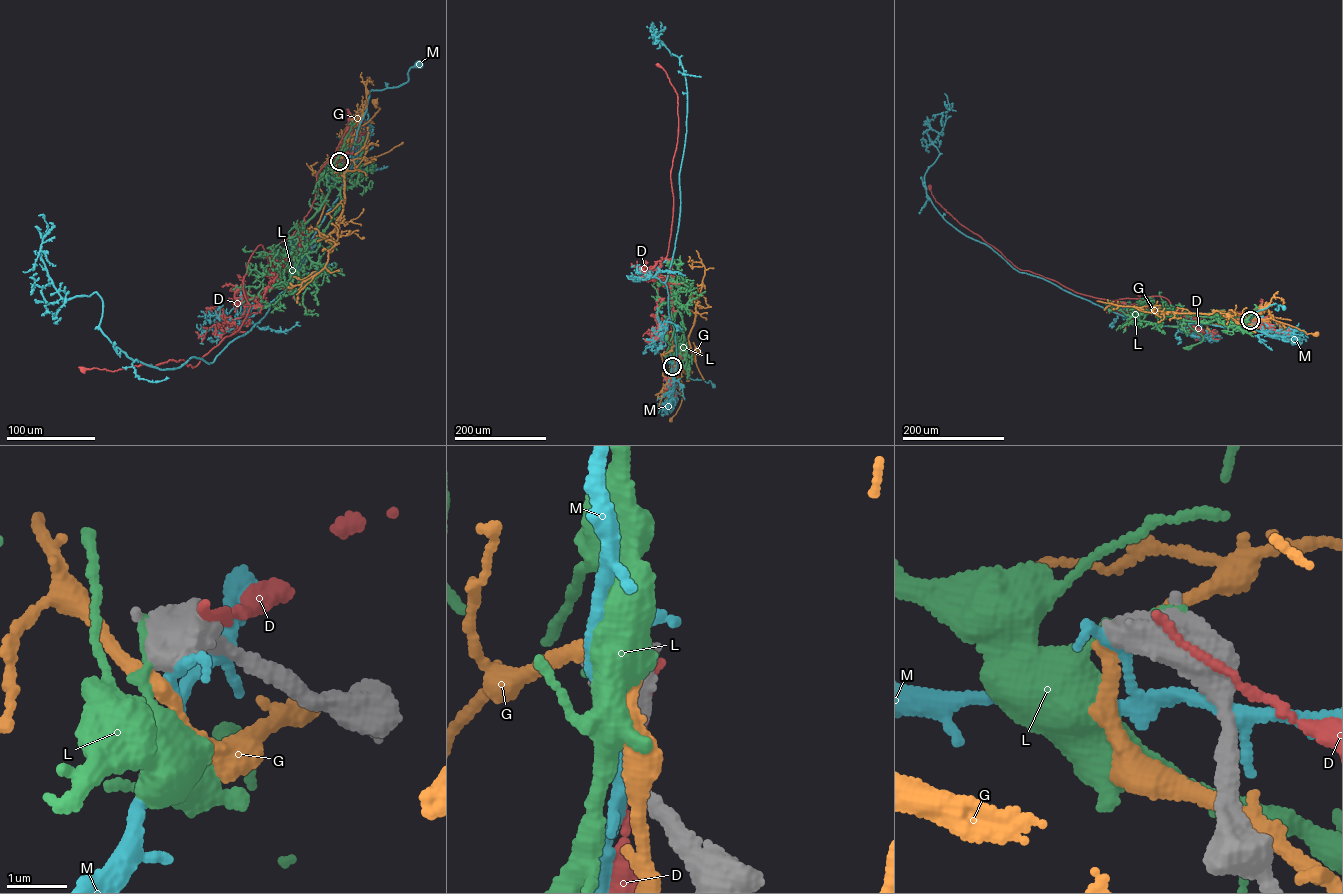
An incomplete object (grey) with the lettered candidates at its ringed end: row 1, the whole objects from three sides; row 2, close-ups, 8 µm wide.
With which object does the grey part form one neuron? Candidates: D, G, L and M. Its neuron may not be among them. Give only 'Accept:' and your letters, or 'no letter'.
Accept: no letter

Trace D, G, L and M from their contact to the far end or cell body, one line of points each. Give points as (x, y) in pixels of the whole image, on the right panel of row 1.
D: (1250, 320), (1256, 320), (1232, 310), (1187, 314), (1159, 296), (1094, 297), (1021, 270), (947, 212), (929, 186)
G: (1250, 320), (1253, 323), (1252, 319), (1271, 318), (1307, 334), (1317, 334)
L: (1250, 320), (1236, 316), (1229, 319), (1179, 314), (1176, 316), (1203, 338), (1187, 347)
M: (1250, 320), (1263, 332), (1241, 324), (1270, 305), (1277, 304), (1277, 310), (1278, 306), (1283, 307)

